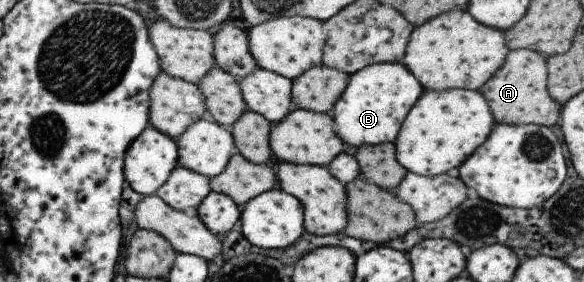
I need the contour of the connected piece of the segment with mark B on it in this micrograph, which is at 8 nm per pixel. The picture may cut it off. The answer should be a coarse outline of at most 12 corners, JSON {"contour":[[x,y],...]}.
{"contour":[[403,63],[351,75],[332,108],[352,147],[395,143],[423,92]]}

